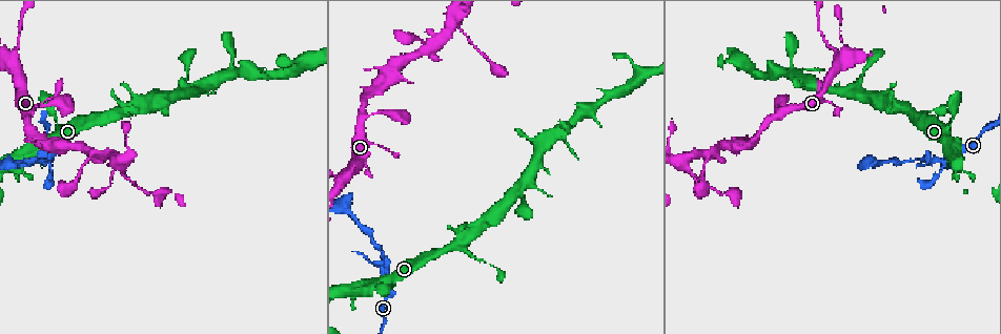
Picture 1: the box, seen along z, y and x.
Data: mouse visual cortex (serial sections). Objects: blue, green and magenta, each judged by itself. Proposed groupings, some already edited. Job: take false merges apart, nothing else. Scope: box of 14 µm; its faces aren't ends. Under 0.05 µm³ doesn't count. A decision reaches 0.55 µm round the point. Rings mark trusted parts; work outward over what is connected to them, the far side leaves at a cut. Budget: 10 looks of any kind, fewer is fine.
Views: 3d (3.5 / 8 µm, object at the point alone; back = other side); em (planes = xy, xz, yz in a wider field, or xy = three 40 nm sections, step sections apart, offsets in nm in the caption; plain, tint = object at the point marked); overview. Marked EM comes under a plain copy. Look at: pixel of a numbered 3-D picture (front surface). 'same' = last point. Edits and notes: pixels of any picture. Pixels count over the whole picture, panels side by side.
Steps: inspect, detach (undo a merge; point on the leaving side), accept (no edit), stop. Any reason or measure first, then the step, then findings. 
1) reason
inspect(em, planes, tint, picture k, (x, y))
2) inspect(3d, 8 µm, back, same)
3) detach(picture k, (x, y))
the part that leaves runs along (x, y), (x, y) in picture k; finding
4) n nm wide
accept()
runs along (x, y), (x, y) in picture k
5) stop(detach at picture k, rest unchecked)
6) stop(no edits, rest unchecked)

four-way junction
inspect(3d, 8 µm, picture 1, (118, 167))

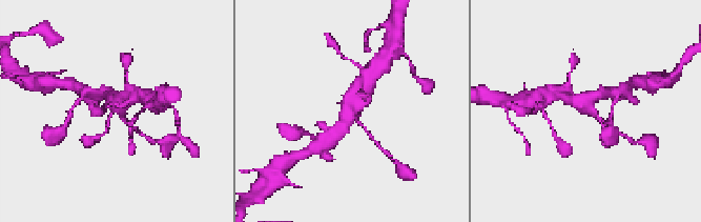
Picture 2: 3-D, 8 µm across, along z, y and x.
inspect(em, xy, step 3, tint, picture 2, (587, 105))

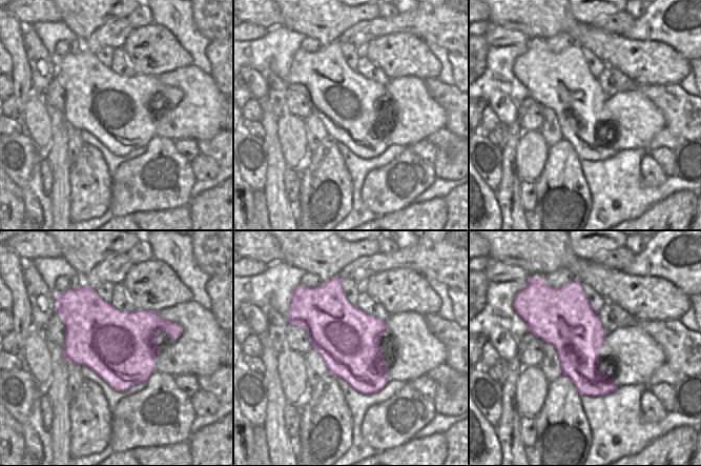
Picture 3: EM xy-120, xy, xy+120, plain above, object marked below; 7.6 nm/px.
480 nm wide
accept()
runs along (337, 130), (367, 88) in picture 2; continuous, no second cell

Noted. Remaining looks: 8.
thick turns thin
inspect(3d, 3.5 µm, back, picture 1, (827, 46))

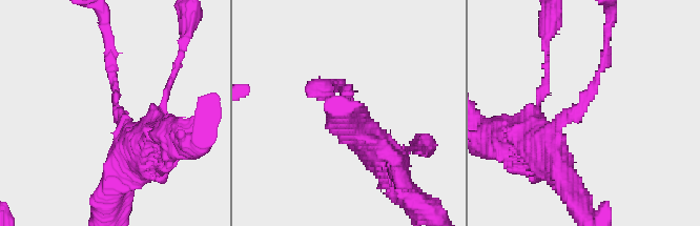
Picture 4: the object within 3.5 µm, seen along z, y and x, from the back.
arms of 150, 400 nm; shape alone is not enough
inspect(em, xy, step 5, tint, picture 4, (115, 106))

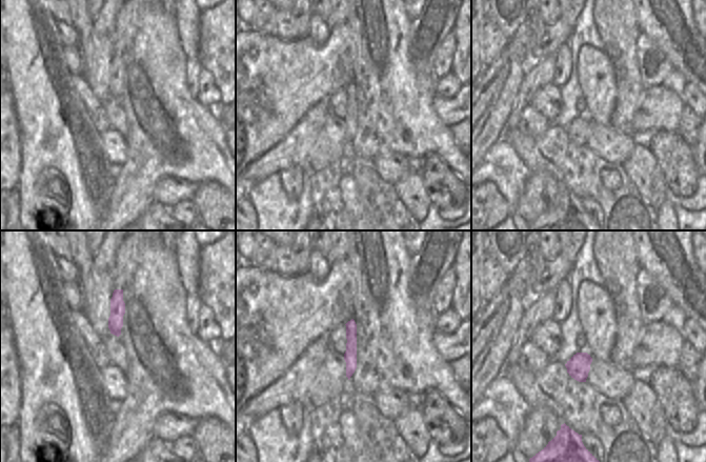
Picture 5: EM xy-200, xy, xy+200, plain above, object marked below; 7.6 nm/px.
accept()
continuous, no second cell

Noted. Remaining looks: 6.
a narrow waist
inspect(3d, 8 µm, picture 1, (185, 69))

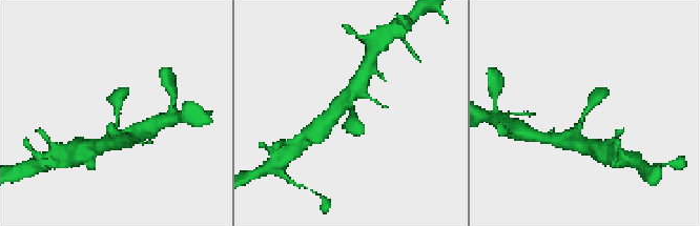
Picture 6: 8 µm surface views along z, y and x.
closer look
inspect(3d, 3.5 µm, picture 6, (117, 116))

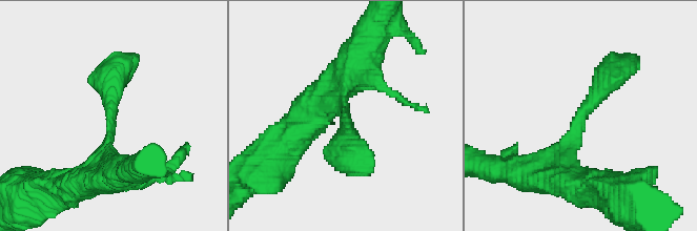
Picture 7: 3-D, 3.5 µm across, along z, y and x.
arms of 250, 400 nm
inspect(em, xy, step 2, tint, picture 7, (348, 119))

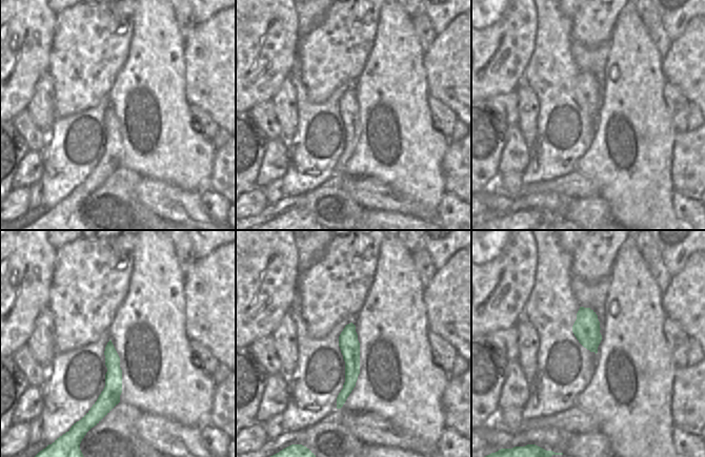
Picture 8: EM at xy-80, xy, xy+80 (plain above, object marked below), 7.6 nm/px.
150 nm wide
accept()
runs along (562, 179), (581, 114), (628, 62) in picture 7; continuous, no second cell

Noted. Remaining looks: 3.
a narrow waist
inspect(3d, 3.5 µm, back, picture 1, (916, 160))

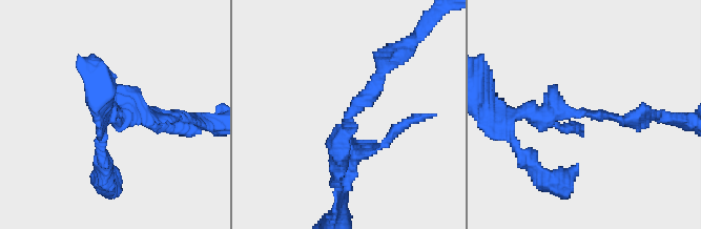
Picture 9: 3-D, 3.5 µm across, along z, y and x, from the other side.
inspect(em, xy, step 1, tint, picture 9, (580, 111))

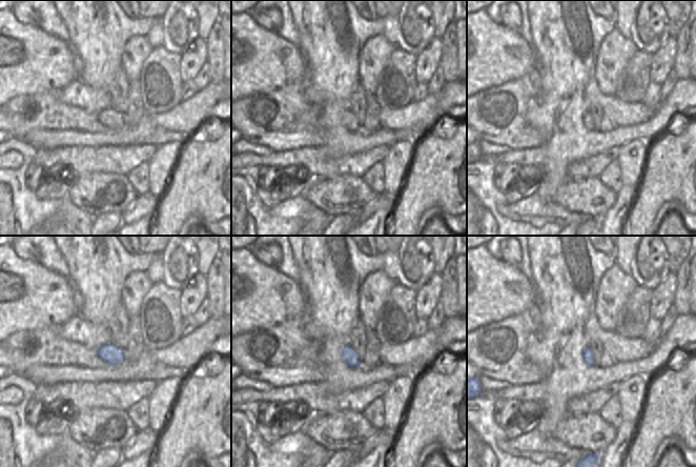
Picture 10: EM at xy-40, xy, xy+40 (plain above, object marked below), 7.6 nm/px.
accept()
runs along (349, 179), (346, 120), (391, 63) in picture 9; all the same cell

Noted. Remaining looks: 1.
stop(no edits, rest unchecked)

